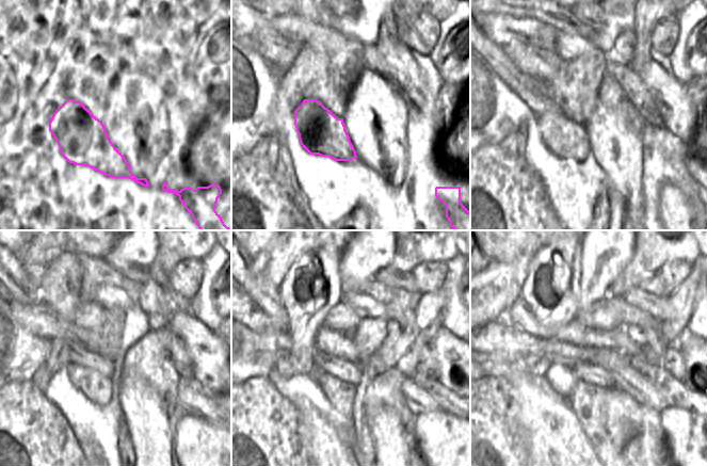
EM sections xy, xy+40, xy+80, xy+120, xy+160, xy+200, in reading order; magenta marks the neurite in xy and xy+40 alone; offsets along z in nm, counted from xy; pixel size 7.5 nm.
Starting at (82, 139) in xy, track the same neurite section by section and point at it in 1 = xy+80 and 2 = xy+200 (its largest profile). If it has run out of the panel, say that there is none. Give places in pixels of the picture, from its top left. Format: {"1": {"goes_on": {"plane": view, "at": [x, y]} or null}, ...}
{"1": {"goes_on": {"plane": "xy+80", "at": [564, 138]}}, "2": {"goes_on": {"plane": "xy+200", "at": [580, 396]}}}

